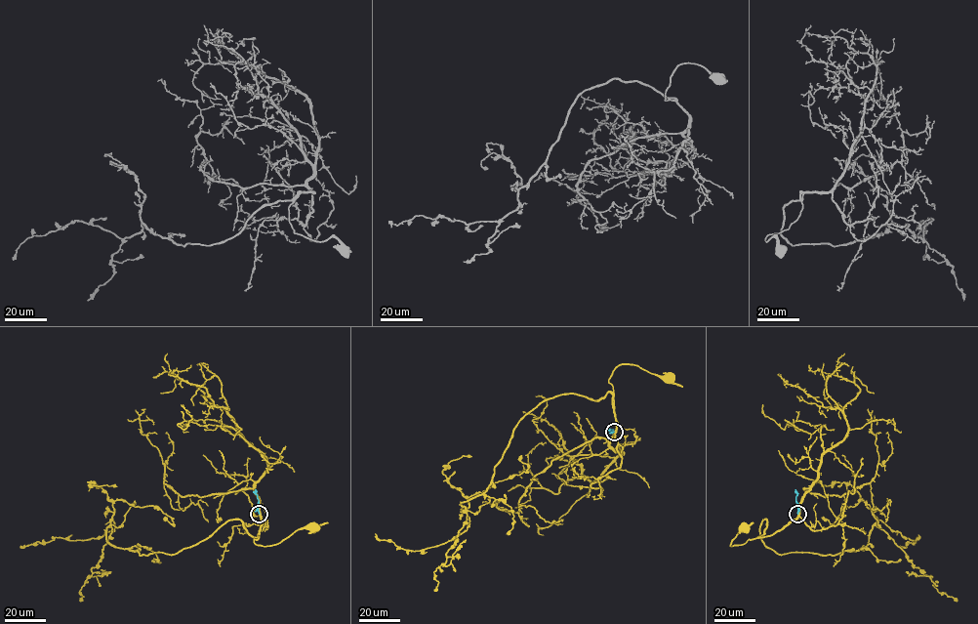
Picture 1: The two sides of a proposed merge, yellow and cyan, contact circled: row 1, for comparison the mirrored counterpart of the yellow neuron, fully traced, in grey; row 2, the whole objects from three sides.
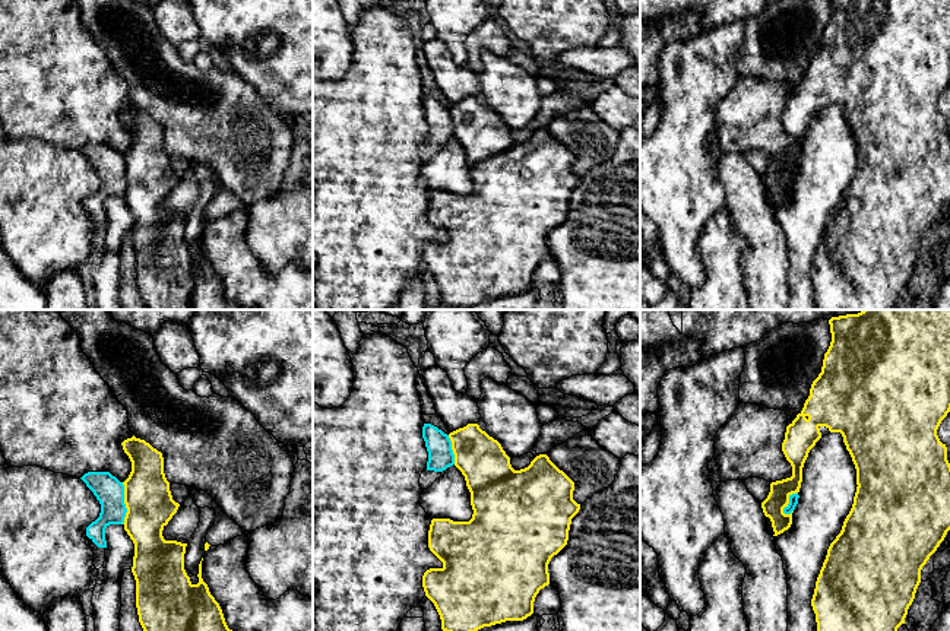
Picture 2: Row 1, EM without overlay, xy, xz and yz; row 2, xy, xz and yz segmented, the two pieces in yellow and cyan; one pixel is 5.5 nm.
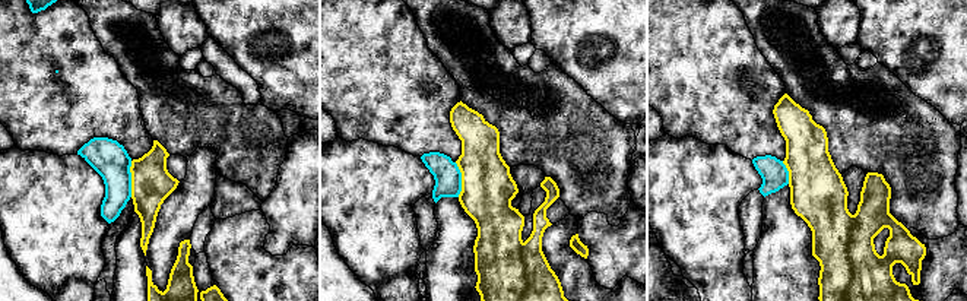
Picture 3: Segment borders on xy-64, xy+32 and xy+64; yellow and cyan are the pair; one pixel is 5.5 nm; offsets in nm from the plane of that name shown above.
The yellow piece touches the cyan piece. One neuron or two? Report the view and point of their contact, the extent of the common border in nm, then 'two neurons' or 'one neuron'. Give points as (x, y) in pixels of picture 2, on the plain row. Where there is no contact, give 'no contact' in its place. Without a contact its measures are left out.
xy (124, 176) | 240 nm | two neurons

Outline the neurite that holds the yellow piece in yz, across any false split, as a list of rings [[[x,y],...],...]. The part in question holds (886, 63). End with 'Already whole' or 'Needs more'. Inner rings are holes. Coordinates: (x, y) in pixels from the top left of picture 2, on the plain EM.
[[[830,0],[832,15],[824,26],[821,45],[813,54],[810,69],[802,83],[786,99],[782,124],[792,139],[792,149],[770,156],[770,165],[761,175],[766,190],[770,191],[775,207],[788,203],[792,197],[792,186],[785,187],[783,181],[789,177],[789,169],[799,165],[802,155],[802,140],[810,123],[821,111],[820,101],[826,99],[830,105],[840,105],[846,123],[849,124],[856,142],[856,165],[854,177],[846,188],[840,206],[830,216],[826,232],[816,254],[811,279],[816,286],[817,305],[820,310],[896,310],[897,301],[905,297],[908,282],[915,272],[921,256],[921,242],[937,223],[950,203],[950,136],[947,120],[937,108],[941,93],[950,85],[950,0]]]. Already whole

